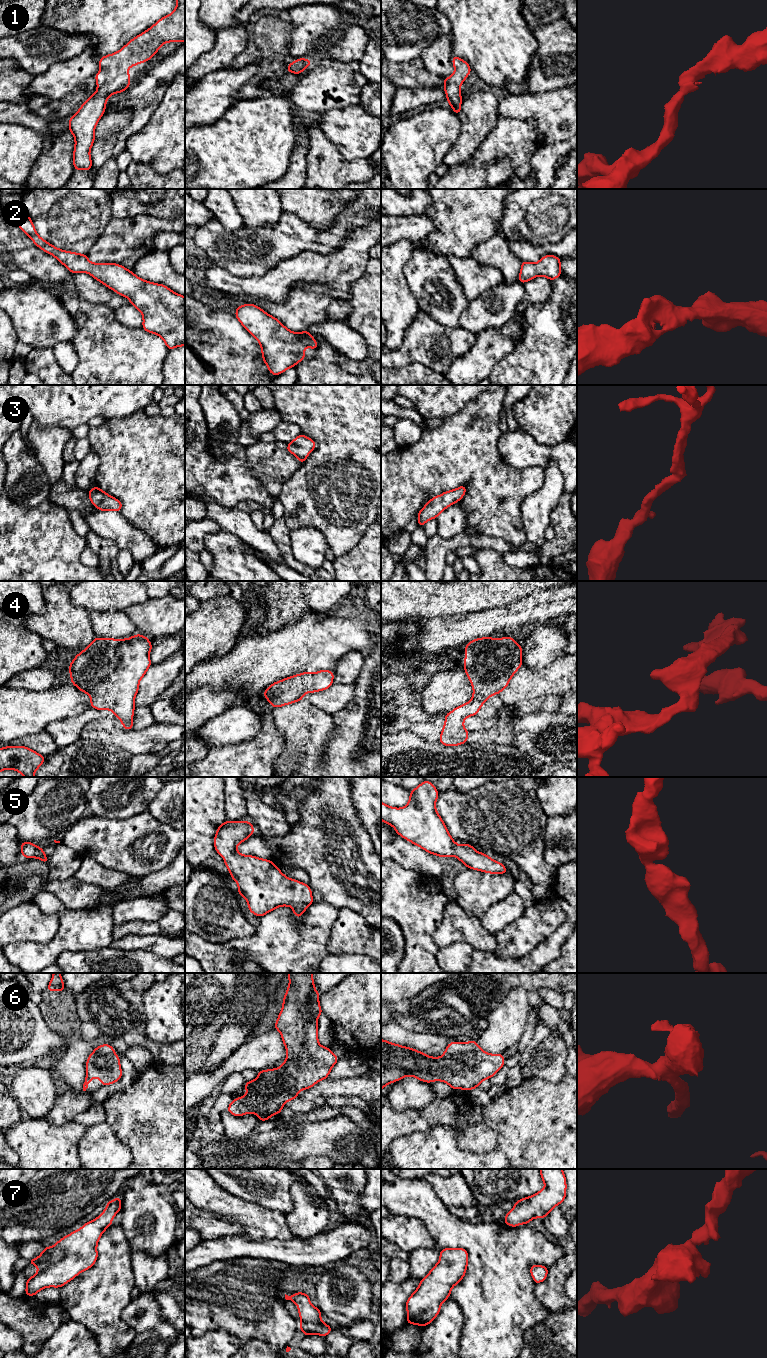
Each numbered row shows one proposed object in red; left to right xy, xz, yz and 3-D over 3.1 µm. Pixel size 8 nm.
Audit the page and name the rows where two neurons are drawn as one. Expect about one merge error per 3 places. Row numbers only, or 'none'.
none

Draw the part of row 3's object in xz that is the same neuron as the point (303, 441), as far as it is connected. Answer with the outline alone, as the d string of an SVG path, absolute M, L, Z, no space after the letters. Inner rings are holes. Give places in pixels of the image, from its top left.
M302 433L293 439L293 441L287 444L286 449L293 455L295 455L301 465L309 456L309 453L316 448L316 442Z

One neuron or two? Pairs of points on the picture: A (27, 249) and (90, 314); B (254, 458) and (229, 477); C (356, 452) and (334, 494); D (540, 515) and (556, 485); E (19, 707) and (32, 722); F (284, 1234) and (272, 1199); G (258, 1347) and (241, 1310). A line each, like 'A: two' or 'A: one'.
A: one
B: two
C: one
D: one
E: one
F: two
G: two

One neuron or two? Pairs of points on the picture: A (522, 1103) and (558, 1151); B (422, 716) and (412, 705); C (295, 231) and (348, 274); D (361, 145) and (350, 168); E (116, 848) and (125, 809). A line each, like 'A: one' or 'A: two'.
A: one
B: one
C: two
D: two
E: two

